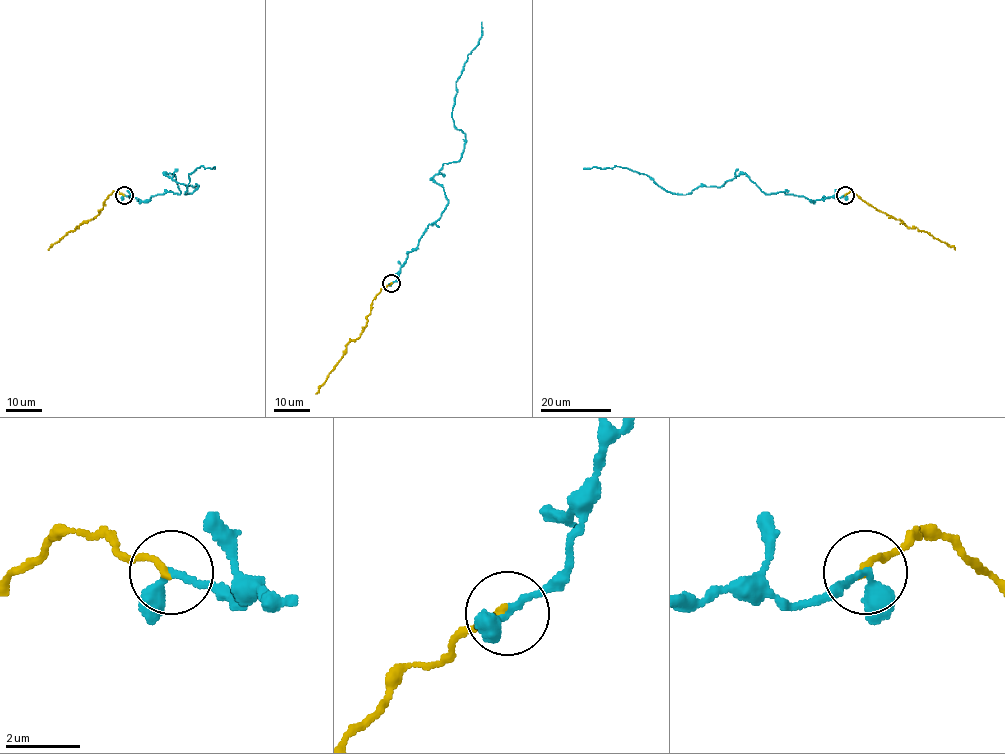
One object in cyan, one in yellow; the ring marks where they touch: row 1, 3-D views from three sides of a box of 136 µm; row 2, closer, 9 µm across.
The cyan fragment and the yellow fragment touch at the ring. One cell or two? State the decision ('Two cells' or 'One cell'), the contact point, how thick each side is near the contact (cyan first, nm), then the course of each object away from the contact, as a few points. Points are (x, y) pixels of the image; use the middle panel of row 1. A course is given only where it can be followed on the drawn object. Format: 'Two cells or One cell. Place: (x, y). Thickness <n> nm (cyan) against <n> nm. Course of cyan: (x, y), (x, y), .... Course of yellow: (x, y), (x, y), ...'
One cell. Place: (391, 283). Thickness 280 nm (cyan) against 180 nm. Course of cyan: (392, 283), (448, 203), (432, 178), (464, 149), (465, 135), (452, 111), (481, 22). Course of yellow: (392, 283), (381, 289), (372, 301), (360, 336), (348, 343), (345, 352), (315, 393)

